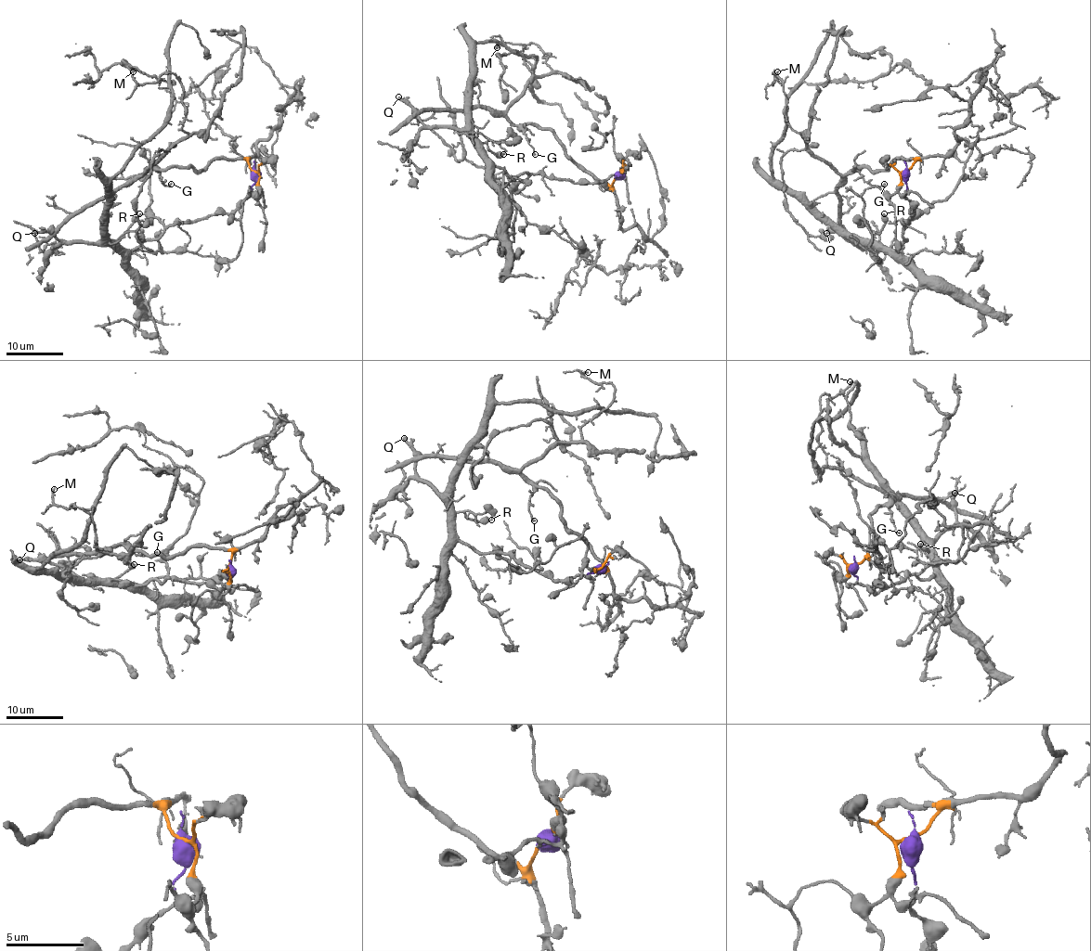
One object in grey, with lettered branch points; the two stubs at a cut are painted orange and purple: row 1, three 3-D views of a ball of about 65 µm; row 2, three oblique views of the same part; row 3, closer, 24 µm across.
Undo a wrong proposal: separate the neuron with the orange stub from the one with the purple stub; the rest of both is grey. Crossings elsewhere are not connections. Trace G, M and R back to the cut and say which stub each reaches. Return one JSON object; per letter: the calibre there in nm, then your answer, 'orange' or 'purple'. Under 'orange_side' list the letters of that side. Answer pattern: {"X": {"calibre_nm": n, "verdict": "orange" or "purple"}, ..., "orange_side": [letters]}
{"G": {"calibre_nm": 140, "verdict": "orange"}, "M": {"calibre_nm": 200, "verdict": "orange"}, "R": {"calibre_nm": 300, "verdict": "purple"}, "orange_side": ["G", "M"]}

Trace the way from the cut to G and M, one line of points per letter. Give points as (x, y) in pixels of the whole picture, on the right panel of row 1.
G: (904, 171), (915, 160), (896, 159), (885, 171), (858, 166), (853, 169), (876, 186), (885, 183)
M: (904, 171), (915, 160), (846, 174), (821, 160), (786, 119), (784, 82), (773, 72), (772, 83), (778, 70)

